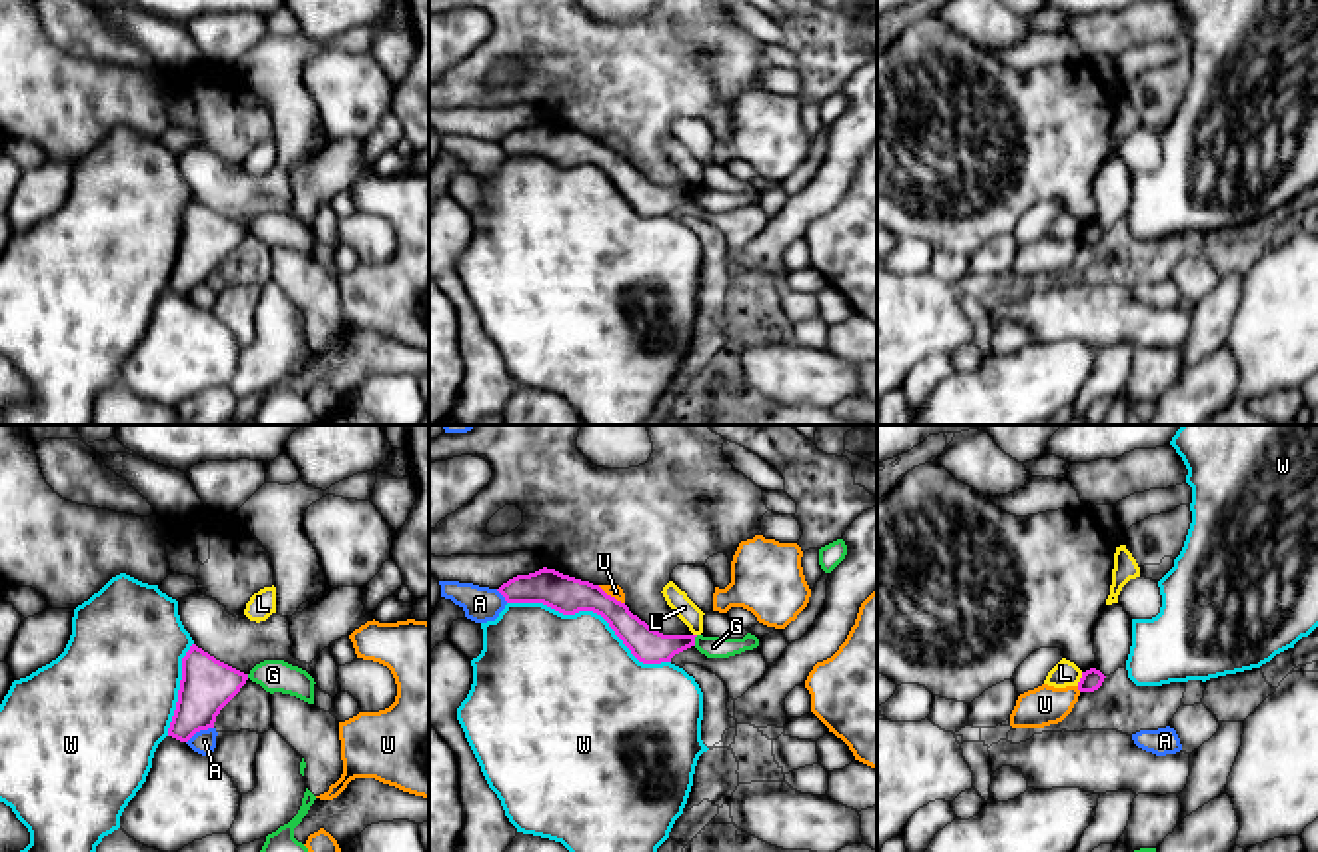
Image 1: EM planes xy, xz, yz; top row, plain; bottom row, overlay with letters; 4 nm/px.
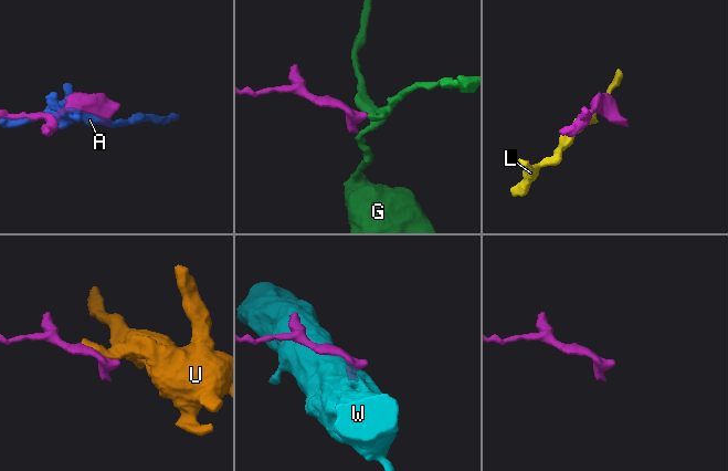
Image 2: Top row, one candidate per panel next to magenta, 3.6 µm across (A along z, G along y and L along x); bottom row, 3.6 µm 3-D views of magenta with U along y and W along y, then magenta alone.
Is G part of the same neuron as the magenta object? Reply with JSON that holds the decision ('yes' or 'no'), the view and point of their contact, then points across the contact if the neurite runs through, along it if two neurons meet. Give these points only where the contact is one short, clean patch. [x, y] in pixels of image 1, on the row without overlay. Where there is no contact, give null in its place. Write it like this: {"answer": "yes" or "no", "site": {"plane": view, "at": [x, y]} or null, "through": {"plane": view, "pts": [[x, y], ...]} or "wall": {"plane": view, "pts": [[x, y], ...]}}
{"answer": "no", "site": {"plane": "xz", "at": [693, 194]}, "wall": {"plane": "xz", "pts": [[697, 188], [693, 198]]}}

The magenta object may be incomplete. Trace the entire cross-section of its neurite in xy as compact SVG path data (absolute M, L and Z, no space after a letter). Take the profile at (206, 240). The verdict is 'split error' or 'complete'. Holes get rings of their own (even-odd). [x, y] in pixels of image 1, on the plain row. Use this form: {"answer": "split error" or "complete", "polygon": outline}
{"answer": "complete", "polygon": "M192 198L182 212L182 233L168 289L188 295L196 285L214 281L220 263L246 233L248 227Z"}

